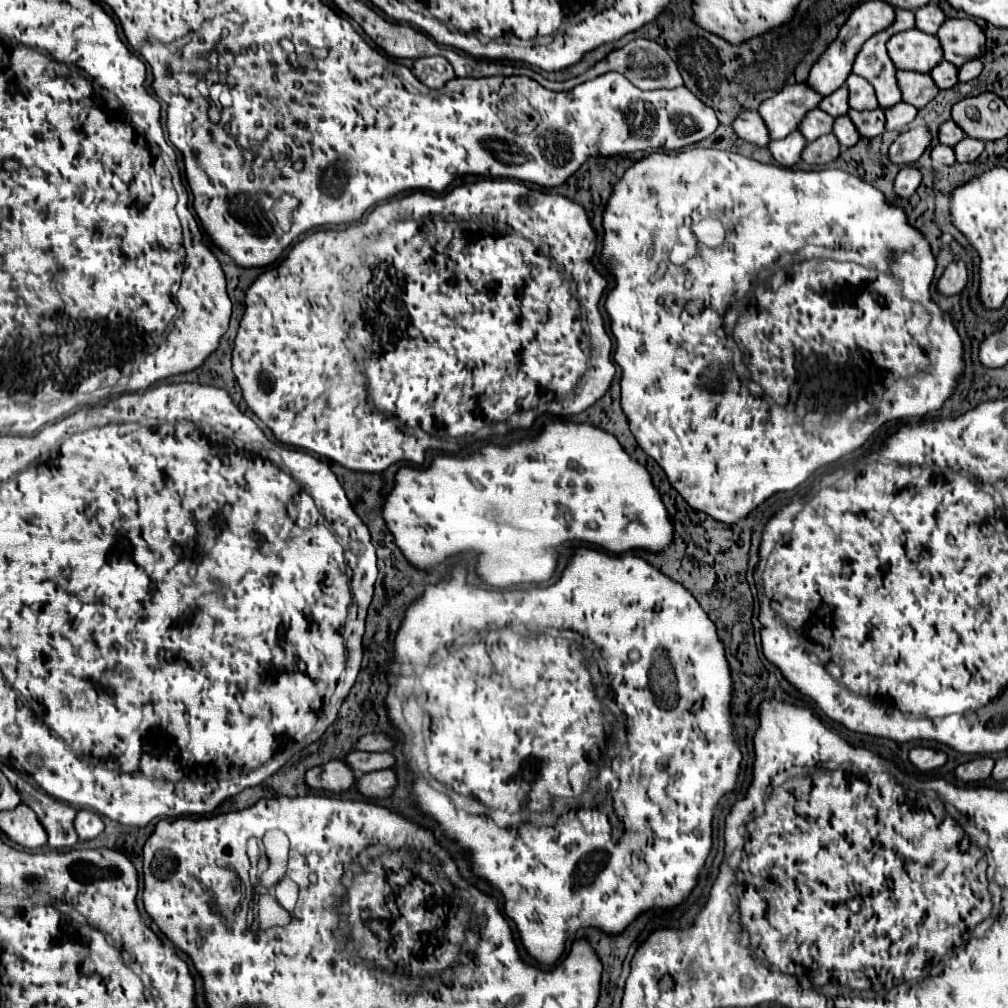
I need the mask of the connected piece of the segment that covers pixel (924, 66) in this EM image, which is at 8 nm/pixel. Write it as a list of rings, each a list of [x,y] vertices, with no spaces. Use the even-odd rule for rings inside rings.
[[[917,28],[895,34],[887,42],[887,50],[899,70],[931,72],[933,66],[943,60],[943,50],[937,36],[921,34]]]

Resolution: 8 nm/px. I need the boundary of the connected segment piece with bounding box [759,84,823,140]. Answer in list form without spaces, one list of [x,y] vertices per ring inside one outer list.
[[[797,84],[797,86],[785,86],[785,90],[777,92],[773,98],[765,100],[759,106],[759,114],[765,120],[771,140],[785,138],[793,130],[797,130],[797,122],[801,118],[819,106],[821,94],[817,94],[809,84]]]

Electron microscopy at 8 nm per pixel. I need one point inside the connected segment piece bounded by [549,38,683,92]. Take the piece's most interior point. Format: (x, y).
(643, 62)

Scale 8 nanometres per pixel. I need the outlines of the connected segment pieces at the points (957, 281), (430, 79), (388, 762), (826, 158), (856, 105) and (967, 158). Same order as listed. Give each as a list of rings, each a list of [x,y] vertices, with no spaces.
[[[955,260],[945,268],[937,288],[941,294],[949,296],[949,294],[961,292],[965,288],[965,284],[967,284],[967,266],[963,260]]]
[[[417,58],[413,64],[413,74],[429,88],[437,90],[445,86],[445,82],[457,78],[453,66],[449,66],[449,60],[445,58]]]
[[[355,750],[355,752],[349,752],[345,760],[349,762],[349,766],[353,770],[357,770],[357,774],[385,770],[395,764],[395,756],[389,752],[359,752],[359,750]]]
[[[827,134],[823,138],[817,138],[815,142],[805,146],[803,152],[803,162],[807,164],[827,164],[837,160],[841,152],[841,146],[837,146],[837,138],[833,138],[833,134]]]
[[[851,74],[847,78],[847,88],[849,88],[849,106],[853,110],[875,110],[879,106],[873,86],[869,86],[865,78]]]
[[[963,138],[957,146],[953,146],[953,150],[955,150],[957,162],[975,162],[985,150],[985,144],[975,138]]]

